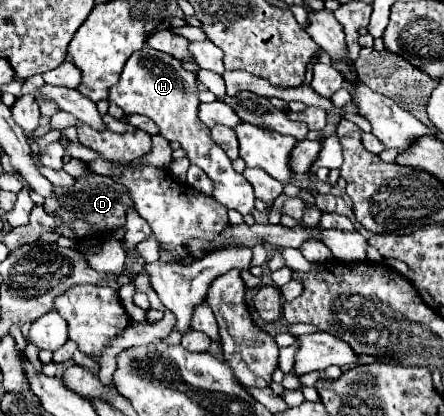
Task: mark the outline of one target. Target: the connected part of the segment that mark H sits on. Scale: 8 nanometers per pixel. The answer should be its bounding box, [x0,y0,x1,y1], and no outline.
[109,47,255,215]

